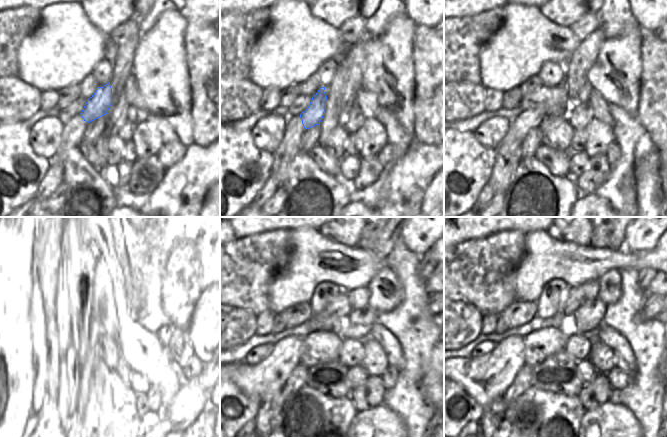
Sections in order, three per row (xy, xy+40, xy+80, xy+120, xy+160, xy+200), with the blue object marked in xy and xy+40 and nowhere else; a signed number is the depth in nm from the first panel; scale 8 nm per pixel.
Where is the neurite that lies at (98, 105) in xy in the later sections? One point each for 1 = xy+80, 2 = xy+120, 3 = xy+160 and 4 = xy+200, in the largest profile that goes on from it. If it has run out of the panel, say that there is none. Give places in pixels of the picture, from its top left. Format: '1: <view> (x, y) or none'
1: xy+80 (523, 123)
2: xy+120 (66, 352)
3: xy+160 (268, 377)
4: xy+200 (486, 379)

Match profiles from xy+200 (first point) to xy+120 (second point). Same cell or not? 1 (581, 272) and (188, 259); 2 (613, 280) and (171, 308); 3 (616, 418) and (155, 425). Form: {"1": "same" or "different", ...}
{"1": "different", "2": "same", "3": "same"}

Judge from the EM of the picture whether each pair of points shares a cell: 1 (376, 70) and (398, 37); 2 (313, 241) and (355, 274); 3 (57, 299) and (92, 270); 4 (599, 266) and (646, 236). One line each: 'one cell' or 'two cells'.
1: one cell
2: one cell
3: one cell
4: two cells

